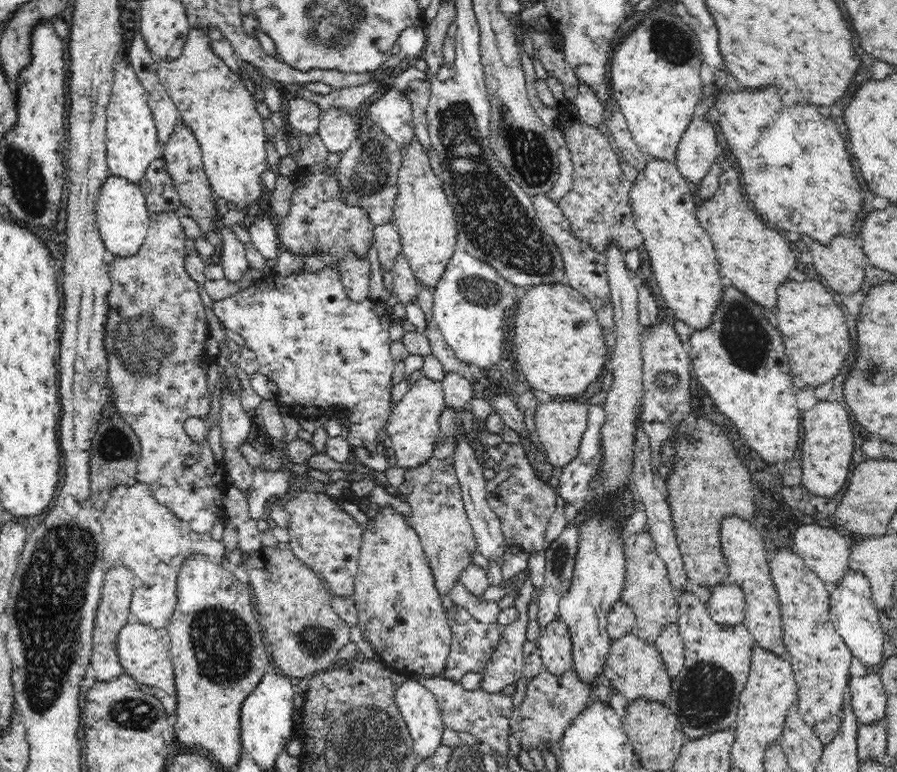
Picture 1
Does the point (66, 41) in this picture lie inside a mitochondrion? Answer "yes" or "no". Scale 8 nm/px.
no

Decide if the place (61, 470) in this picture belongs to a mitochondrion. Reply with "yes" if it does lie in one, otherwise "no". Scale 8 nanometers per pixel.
no

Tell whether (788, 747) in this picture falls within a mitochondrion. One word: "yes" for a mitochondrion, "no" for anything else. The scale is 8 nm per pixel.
no

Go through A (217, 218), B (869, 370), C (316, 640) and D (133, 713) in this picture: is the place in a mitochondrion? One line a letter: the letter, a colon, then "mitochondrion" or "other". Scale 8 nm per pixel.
A: other
B: mitochondrion
C: mitochondrion
D: mitochondrion

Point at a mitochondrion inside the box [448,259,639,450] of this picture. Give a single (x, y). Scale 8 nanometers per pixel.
(483, 295)

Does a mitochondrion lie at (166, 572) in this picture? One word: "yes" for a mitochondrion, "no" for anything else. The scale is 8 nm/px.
no

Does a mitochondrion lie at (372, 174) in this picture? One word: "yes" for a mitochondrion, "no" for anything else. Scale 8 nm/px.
yes

